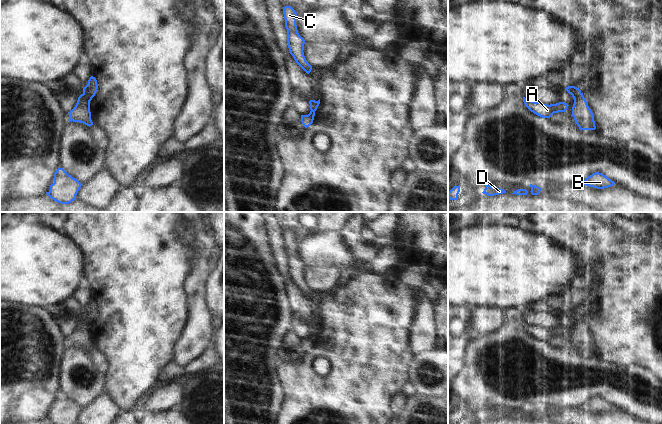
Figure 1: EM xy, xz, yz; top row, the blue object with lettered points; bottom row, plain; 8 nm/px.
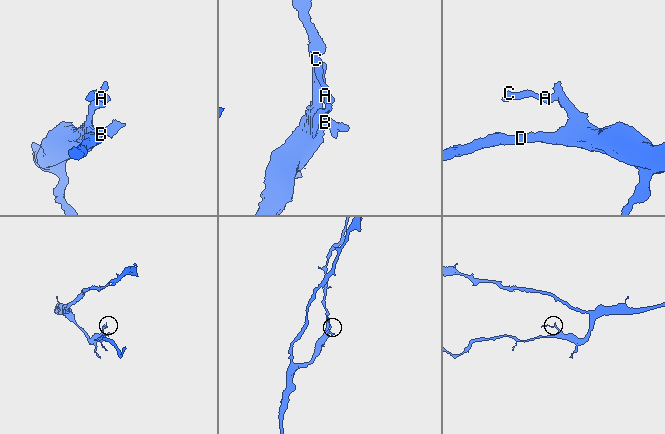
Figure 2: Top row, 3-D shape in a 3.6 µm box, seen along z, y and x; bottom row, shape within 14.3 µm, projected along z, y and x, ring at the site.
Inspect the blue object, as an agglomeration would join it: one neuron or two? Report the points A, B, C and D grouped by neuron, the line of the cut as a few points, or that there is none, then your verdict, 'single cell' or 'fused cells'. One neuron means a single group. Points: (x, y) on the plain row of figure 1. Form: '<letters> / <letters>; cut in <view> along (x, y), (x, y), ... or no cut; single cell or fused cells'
A C / B D; cut in xy along (82, 318), (89, 326); fused cells

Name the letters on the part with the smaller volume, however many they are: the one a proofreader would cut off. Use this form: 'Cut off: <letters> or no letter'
Cut off: A, C

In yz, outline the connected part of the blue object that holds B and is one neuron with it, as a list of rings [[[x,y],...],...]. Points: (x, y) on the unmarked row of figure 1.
[[[595,396],[592,399],[588,400],[583,405],[582,408],[589,411],[597,412],[597,413],[603,413],[603,412],[608,412],[608,411],[613,410],[615,406],[609,403],[604,398]]]

